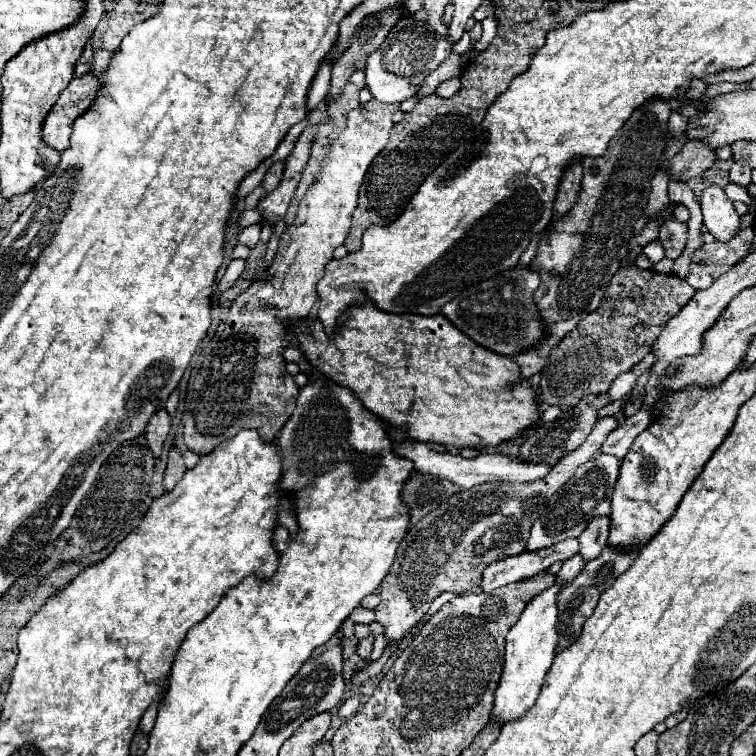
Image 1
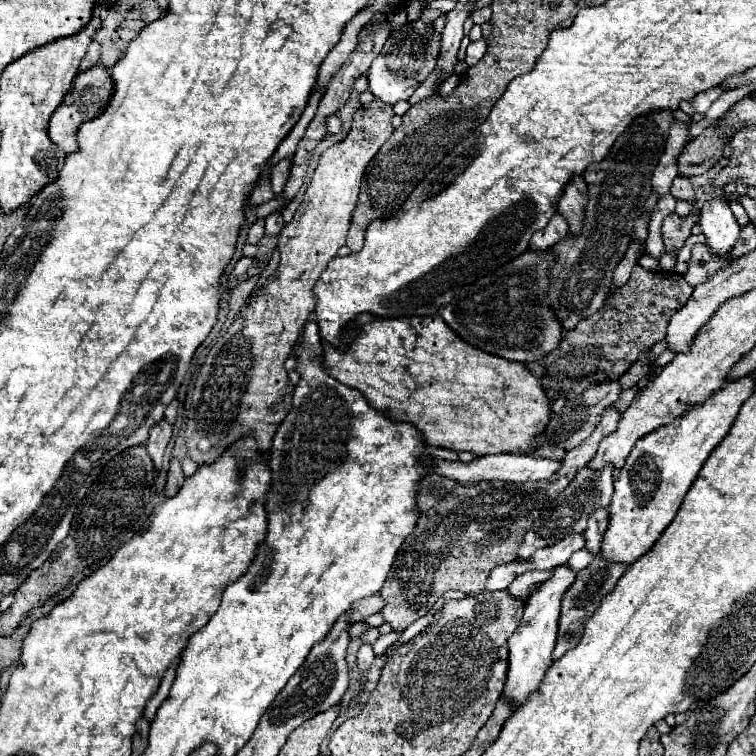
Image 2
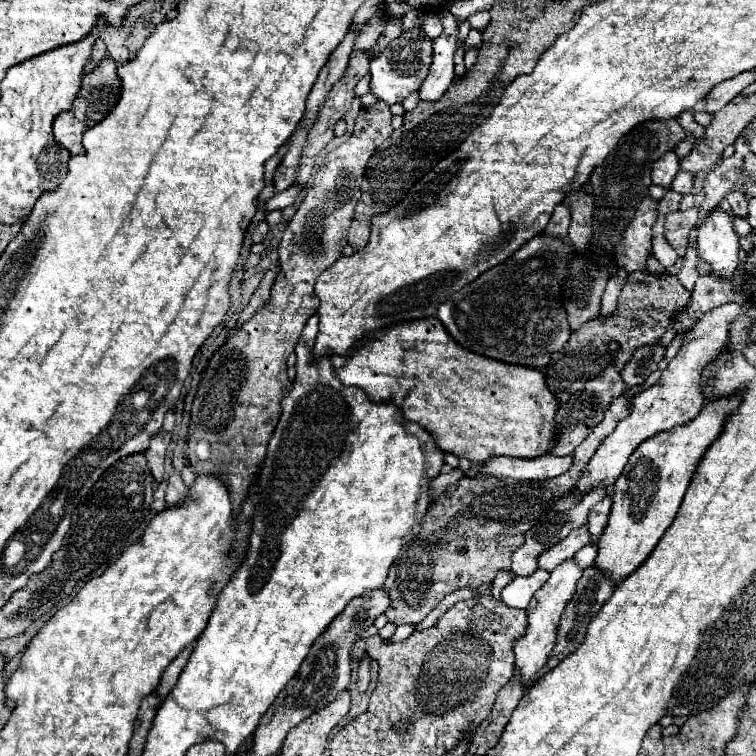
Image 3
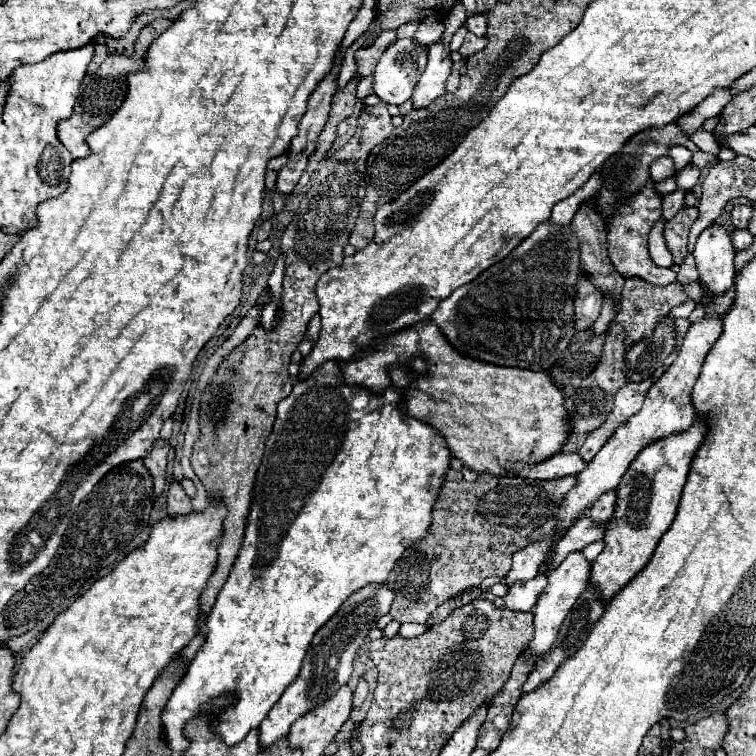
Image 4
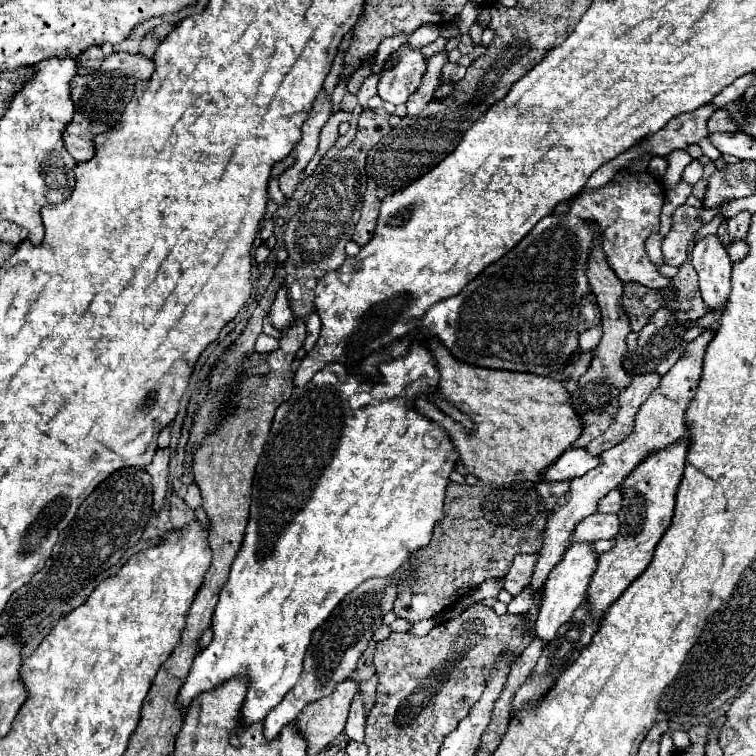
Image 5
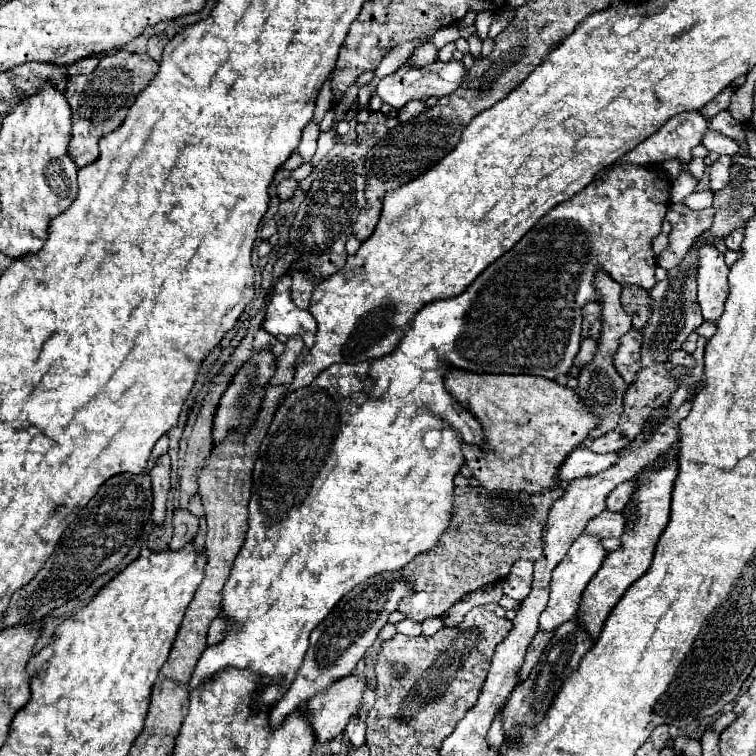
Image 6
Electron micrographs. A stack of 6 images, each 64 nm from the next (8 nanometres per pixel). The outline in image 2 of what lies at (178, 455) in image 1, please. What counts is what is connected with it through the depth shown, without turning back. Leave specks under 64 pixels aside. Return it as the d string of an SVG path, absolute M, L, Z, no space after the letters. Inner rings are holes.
M178 458L170 460L170 468L168 468L168 476L166 476L166 486L164 486L164 494L166 496L174 496L174 492L178 492L178 488L182 486L184 480L184 472L182 472L182 464Z

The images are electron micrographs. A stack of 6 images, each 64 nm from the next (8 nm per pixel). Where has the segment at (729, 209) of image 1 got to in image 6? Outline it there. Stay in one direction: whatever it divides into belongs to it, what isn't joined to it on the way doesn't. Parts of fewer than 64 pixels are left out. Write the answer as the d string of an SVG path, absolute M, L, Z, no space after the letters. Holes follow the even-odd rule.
M714 244L698 248L698 304L706 322L716 322L728 296L728 266Z

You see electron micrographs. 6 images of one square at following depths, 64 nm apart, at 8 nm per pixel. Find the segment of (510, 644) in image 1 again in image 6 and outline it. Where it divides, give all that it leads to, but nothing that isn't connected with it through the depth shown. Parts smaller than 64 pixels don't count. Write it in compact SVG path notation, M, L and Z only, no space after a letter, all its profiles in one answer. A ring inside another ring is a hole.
M584 534L572 542L568 554L562 558L562 562L552 572L550 600L548 600L548 606L544 608L544 612L540 614L540 632L554 632L560 624L564 624L566 620L572 620L576 616L580 600L582 600L582 592L584 592L586 584L590 582L590 578L598 572L604 556L606 556L606 550L602 548L600 538Z

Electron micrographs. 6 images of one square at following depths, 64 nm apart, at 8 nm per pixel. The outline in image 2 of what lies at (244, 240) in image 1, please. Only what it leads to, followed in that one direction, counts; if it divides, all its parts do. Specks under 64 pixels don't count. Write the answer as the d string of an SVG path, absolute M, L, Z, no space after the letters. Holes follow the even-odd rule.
M256 220L256 222L248 228L246 242L248 242L248 244L258 244L262 236L264 236L264 220Z

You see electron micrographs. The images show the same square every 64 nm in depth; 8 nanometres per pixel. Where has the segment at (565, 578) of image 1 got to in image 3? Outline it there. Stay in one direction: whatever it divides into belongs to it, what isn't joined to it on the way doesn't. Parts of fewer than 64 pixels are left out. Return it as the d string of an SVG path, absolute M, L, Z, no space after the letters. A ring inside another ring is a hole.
M588 544L588 546L584 546L582 550L578 550L576 554L574 554L574 560L576 560L576 564L580 566L580 568L588 568L588 566L592 566L594 564L594 560L596 560L596 546L592 546L592 544Z

